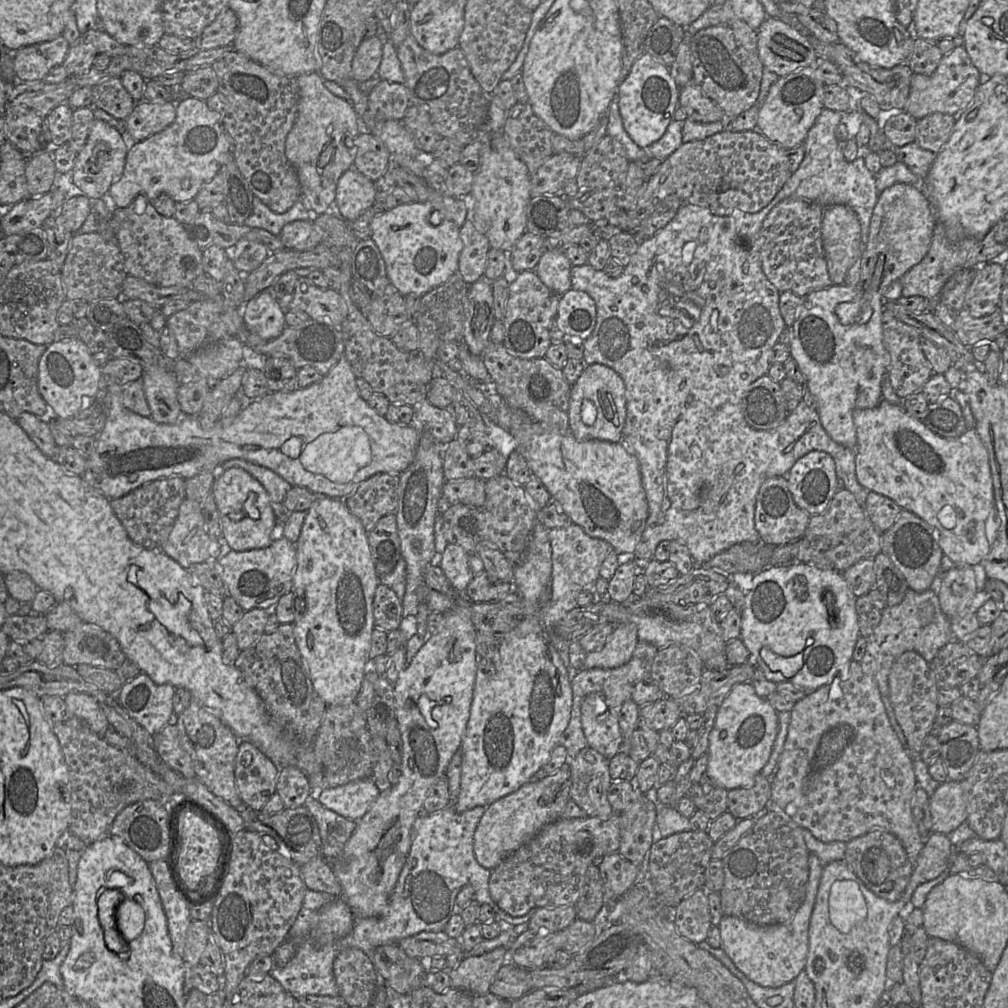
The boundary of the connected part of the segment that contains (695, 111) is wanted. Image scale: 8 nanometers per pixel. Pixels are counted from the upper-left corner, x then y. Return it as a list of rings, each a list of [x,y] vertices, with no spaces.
[[[693,81],[680,88],[679,105],[685,110],[688,119],[699,123],[721,121],[724,114]]]

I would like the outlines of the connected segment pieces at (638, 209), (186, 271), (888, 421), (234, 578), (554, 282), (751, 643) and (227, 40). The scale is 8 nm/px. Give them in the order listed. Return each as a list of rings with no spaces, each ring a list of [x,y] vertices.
[[[758,129],[742,132],[722,131],[703,140],[683,143],[662,161],[655,174],[649,177],[640,188],[635,207],[627,211],[629,231],[620,232],[636,232],[666,197],[676,197],[683,204],[705,208],[716,216],[729,216],[733,211],[759,212],[774,199],[798,169],[804,155],[803,144],[794,148],[785,148],[768,140]]]
[[[138,196],[131,205],[114,209],[112,228],[128,276],[142,279],[156,287],[191,287],[194,279],[204,274],[203,251],[190,238],[184,225],[174,216],[159,214],[153,202],[148,202],[143,196]]]
[[[882,399],[872,409],[855,409],[856,477],[865,488],[889,497],[902,509],[909,510],[936,530],[937,540],[947,563],[957,566],[980,565],[989,554],[1000,526],[988,452],[975,428],[960,437],[944,438],[933,433],[923,421],[911,416],[902,405]]]
[[[285,537],[273,540],[270,546],[247,551],[231,551],[219,559],[220,574],[233,597],[244,611],[263,609],[275,611],[279,599],[293,590],[293,577],[297,566],[295,544]]]
[[[547,249],[535,267],[540,280],[557,295],[571,287],[572,264],[561,249]]]
[[[793,563],[792,565],[778,565],[767,567],[755,573],[753,578],[744,588],[748,591],[745,596],[745,605],[741,612],[741,633],[740,638],[745,647],[750,653],[750,658],[747,662],[751,662],[756,667],[759,667],[764,673],[767,680],[774,683],[789,682],[797,687],[803,688],[808,693],[811,693],[828,682],[831,682],[835,675],[843,681],[850,677],[850,662],[853,660],[853,652],[857,640],[860,636],[858,613],[856,610],[856,599],[848,582],[845,580],[842,572],[833,569],[822,569],[807,563]]]
[[[227,7],[195,39],[195,47],[200,50],[208,50],[232,45],[237,28],[237,15]]]

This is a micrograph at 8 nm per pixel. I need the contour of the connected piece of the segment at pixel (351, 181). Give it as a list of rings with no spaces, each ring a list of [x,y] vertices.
[[[351,166],[339,178],[335,203],[341,218],[354,221],[375,203],[375,183]]]

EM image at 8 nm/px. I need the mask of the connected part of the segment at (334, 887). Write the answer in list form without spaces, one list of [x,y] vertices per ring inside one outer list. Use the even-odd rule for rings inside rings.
[[[317,857],[300,866],[301,875],[307,889],[324,892],[331,896],[342,896],[341,885],[333,872],[330,861]]]

